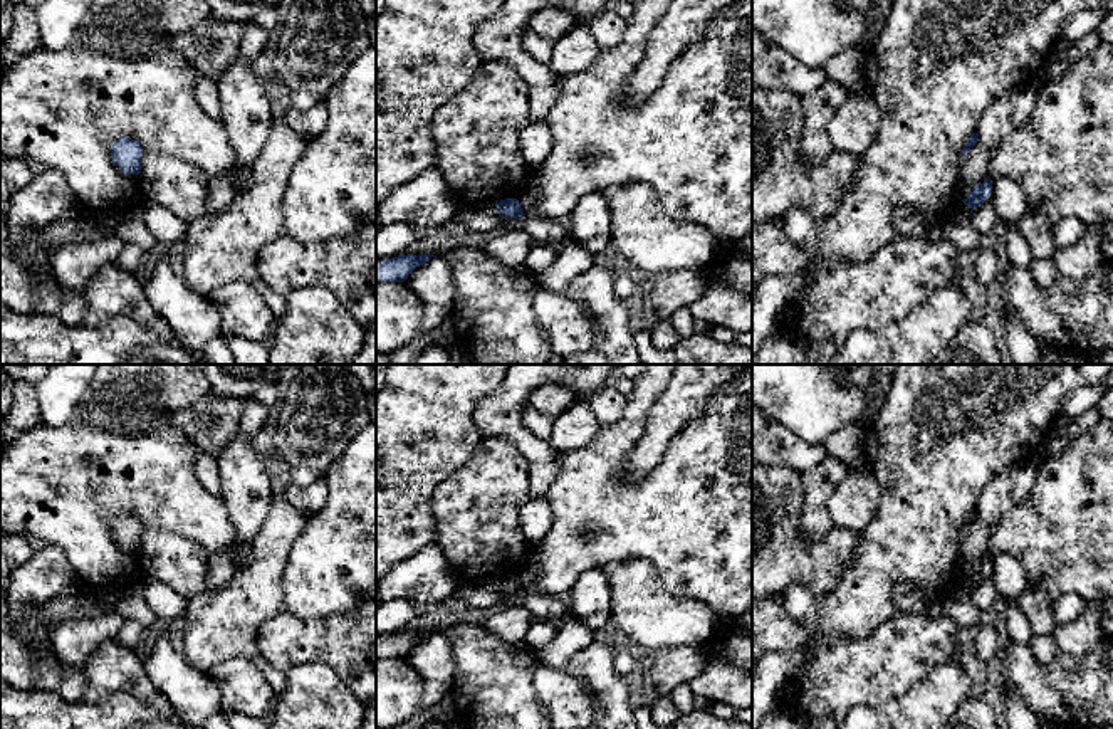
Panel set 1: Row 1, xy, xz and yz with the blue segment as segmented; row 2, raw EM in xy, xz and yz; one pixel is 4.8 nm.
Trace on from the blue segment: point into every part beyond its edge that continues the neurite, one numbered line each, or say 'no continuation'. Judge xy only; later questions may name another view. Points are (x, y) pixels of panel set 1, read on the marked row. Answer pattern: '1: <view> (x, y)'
no continuation

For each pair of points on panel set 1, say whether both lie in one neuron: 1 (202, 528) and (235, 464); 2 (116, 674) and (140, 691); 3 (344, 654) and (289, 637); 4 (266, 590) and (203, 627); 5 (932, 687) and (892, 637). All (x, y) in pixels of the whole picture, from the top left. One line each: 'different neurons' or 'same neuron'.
1: different neurons
2: same neuron
3: same neuron
4: same neuron
5: different neurons

